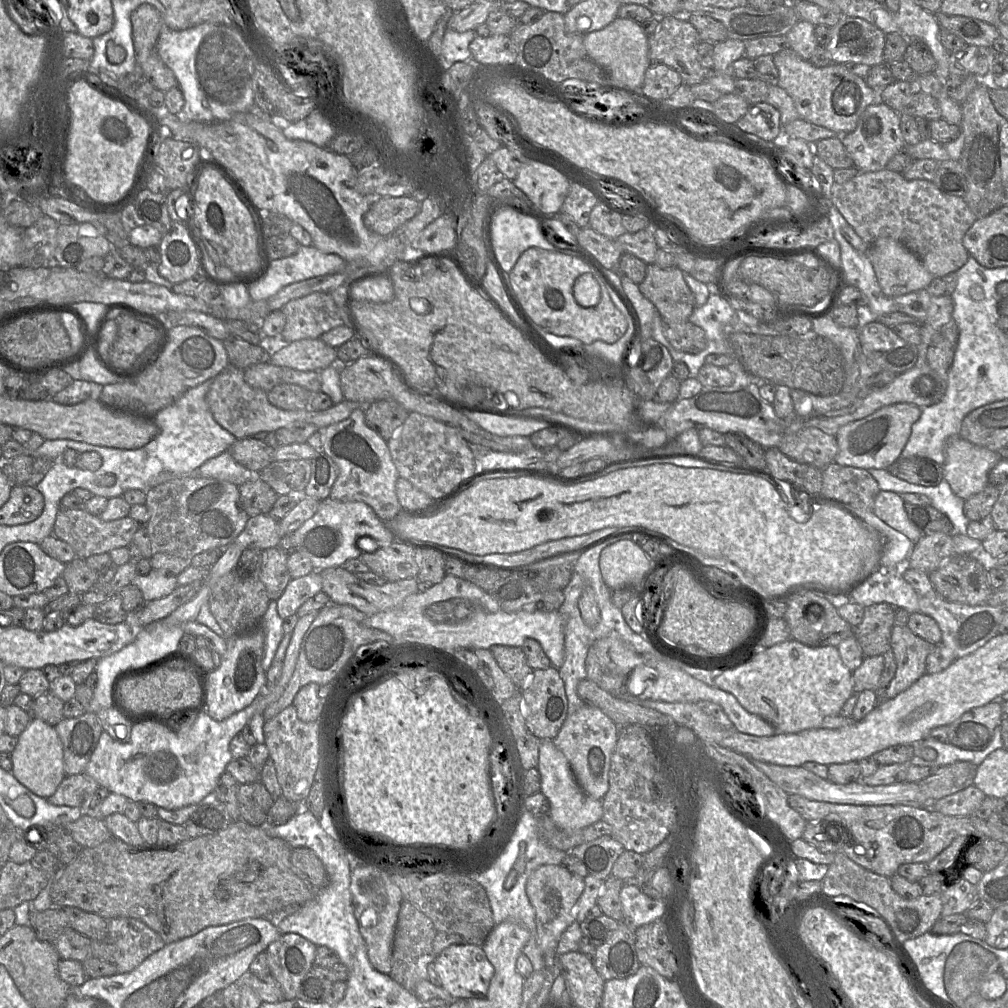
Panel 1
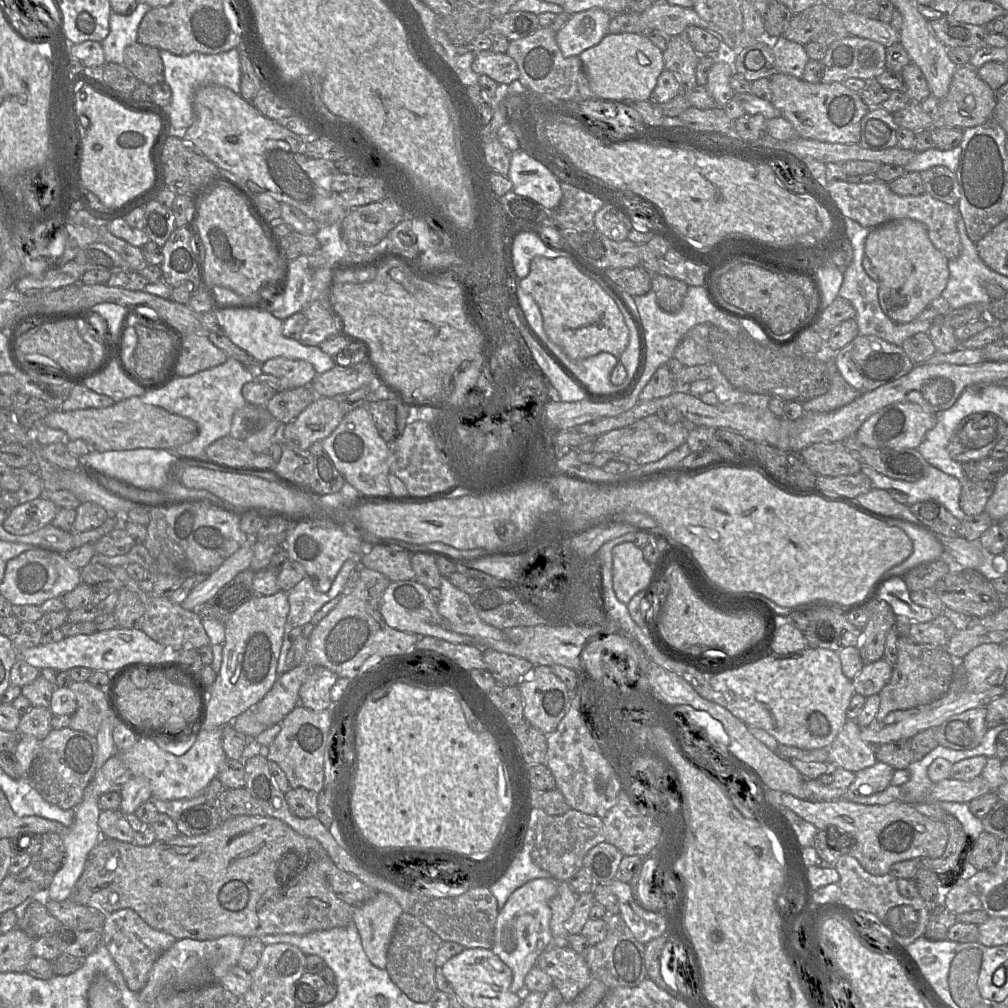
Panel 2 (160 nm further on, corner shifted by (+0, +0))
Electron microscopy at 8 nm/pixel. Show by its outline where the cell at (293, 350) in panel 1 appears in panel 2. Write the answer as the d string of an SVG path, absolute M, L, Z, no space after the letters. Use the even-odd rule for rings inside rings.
M276 357L261 364L262 374L269 374L288 382L288 389L310 386L317 376L313 365L304 360Z

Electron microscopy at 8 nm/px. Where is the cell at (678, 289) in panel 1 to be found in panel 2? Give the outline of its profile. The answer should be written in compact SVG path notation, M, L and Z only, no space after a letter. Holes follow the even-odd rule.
M652 274L651 289L656 294L660 308L672 314L677 313L681 309L688 285L675 278Z

